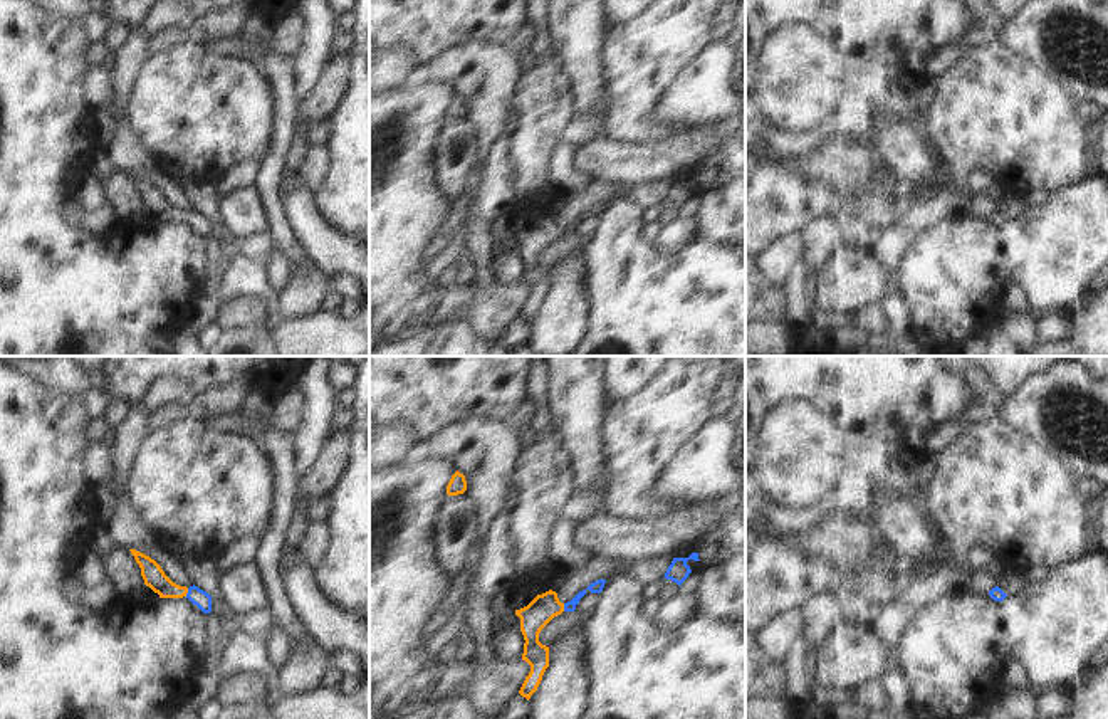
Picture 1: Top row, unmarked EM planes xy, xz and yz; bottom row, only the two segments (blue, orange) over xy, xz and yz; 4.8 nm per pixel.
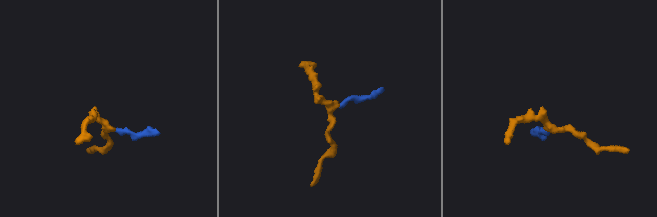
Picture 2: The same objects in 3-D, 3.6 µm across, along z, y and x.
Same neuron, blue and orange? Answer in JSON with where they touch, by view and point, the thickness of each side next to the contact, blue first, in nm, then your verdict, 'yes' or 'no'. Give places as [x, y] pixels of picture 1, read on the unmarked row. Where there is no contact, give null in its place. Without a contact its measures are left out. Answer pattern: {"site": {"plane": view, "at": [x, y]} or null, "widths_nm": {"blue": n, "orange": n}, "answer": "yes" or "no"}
{"site": {"plane": "xy", "at": [188, 215]}, "widths_nm": {"blue": 80, "orange": 100}, "answer": "yes"}

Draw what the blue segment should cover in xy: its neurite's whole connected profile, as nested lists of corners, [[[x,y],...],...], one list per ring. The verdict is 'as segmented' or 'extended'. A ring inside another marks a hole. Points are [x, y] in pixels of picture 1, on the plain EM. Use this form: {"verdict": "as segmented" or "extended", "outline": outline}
{"verdict": "extended", "outline": [[[129,173],[129,175],[141,192],[141,200],[144,203],[144,208],[149,210],[154,217],[158,217],[159,222],[186,220],[203,237],[212,235],[212,220],[206,215],[200,213],[195,208],[186,212],[173,207],[154,183],[136,173]]]}

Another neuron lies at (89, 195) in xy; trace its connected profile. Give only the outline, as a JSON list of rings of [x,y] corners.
[[[94,173],[82,180],[74,197],[84,210],[111,203],[107,190],[99,185],[99,178]]]

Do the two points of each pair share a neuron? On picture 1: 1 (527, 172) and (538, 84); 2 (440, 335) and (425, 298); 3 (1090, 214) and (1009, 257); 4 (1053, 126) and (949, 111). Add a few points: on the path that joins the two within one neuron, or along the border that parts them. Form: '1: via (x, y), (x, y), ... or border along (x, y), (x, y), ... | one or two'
1: via (533, 150), (538, 135), (538, 106) | one
2: border along (439, 323), (400, 338) | two
3: via (1070, 234), (1055, 249), (1029, 249) | one
4: via (1028, 125), (1003, 111), (974, 111) | one

